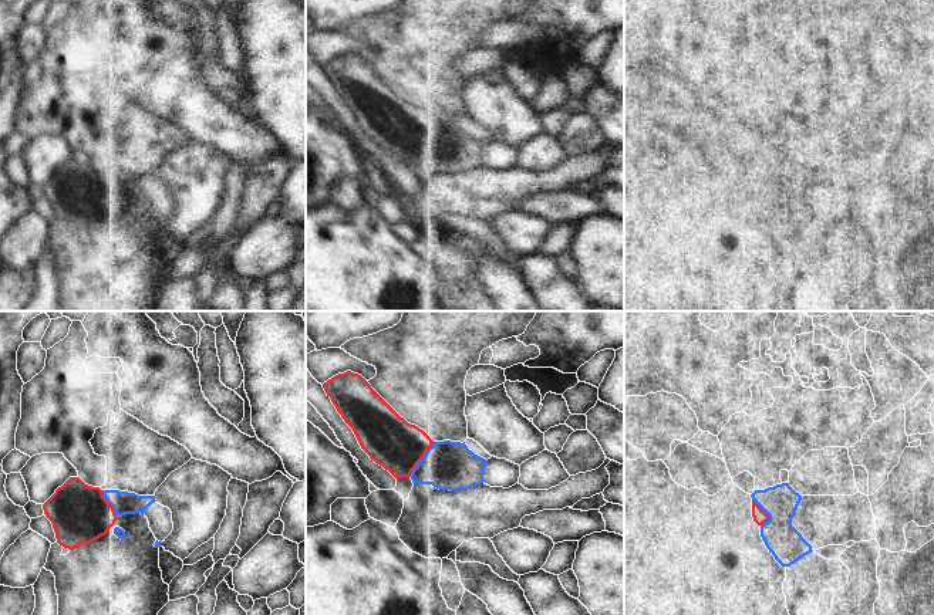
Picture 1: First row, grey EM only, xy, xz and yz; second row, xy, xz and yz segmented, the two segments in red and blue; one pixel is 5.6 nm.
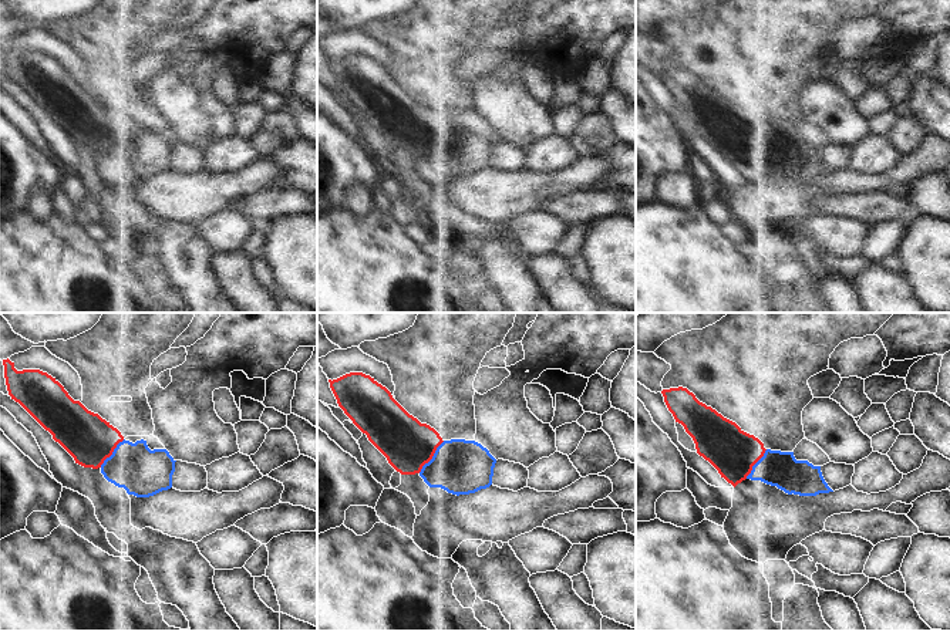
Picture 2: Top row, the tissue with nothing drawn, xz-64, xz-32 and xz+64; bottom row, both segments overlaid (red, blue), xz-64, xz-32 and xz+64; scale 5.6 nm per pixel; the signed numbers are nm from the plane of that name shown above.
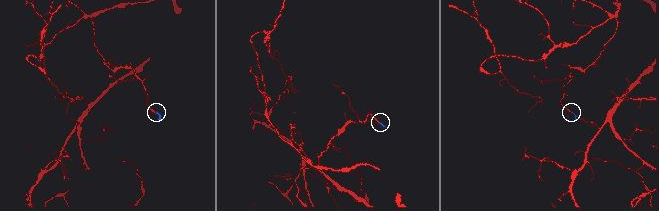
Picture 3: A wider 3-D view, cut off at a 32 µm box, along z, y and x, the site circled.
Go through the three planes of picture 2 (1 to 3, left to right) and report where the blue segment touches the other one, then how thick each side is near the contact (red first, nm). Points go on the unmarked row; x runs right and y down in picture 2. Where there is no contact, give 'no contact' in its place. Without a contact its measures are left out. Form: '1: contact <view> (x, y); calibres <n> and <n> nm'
1: contact xz-64 (113, 132); calibres 280 and 280 nm
2: contact xz-32 (433, 137); calibres 280 and 320 nm
3: contact xz+64 (755, 144); calibres 280 and 200 nm

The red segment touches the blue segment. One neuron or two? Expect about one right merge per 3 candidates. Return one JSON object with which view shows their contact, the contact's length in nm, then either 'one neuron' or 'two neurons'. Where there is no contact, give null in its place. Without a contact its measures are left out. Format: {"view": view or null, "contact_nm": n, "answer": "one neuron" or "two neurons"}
{"view": "xz", "contact_nm": 240, "answer": "one neuron"}

